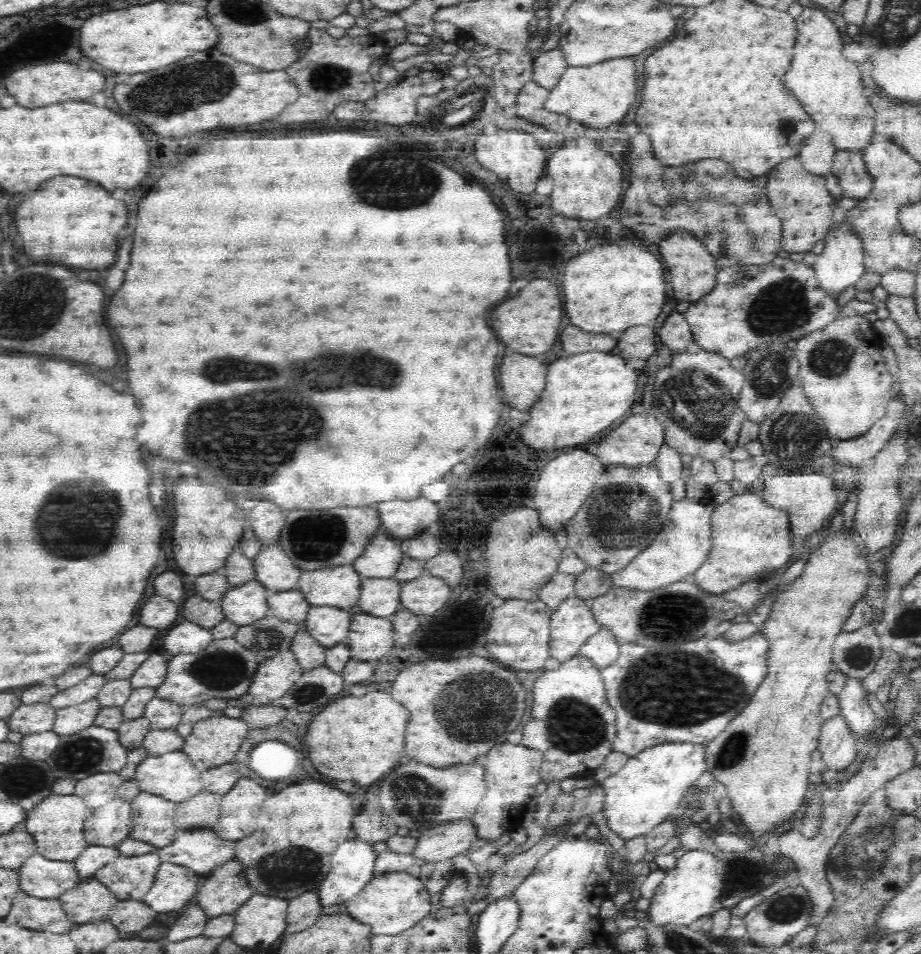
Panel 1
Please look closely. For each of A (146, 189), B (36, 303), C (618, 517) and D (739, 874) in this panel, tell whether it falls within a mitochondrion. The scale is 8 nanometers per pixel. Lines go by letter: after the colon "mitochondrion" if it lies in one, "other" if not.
A: other
B: mitochondrion
C: mitochondrion
D: mitochondrion

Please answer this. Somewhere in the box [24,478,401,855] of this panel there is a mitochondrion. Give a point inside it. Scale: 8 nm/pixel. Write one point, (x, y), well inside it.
(77, 517)

